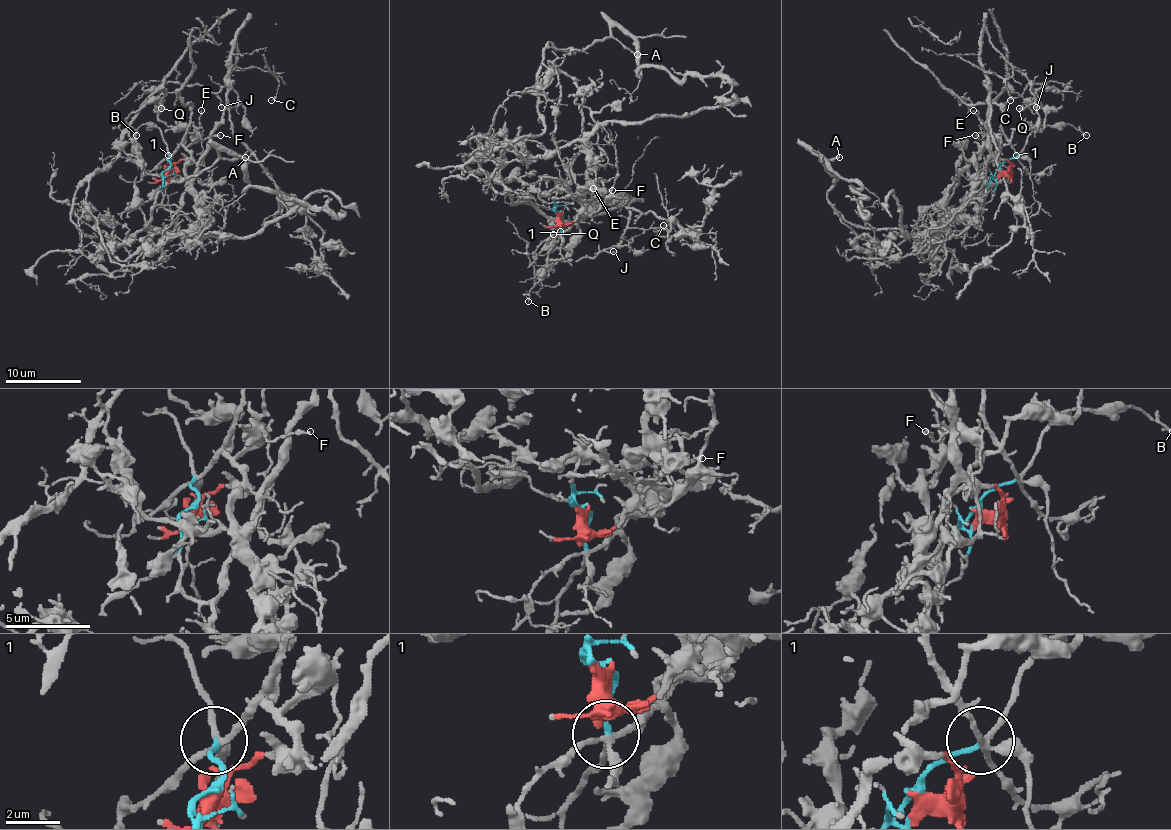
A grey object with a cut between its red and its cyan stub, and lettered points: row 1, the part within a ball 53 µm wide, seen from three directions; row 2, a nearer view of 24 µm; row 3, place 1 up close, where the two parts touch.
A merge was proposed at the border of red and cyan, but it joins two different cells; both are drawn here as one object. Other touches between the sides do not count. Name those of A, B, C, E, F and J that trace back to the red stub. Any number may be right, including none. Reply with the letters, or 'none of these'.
A, E, F

